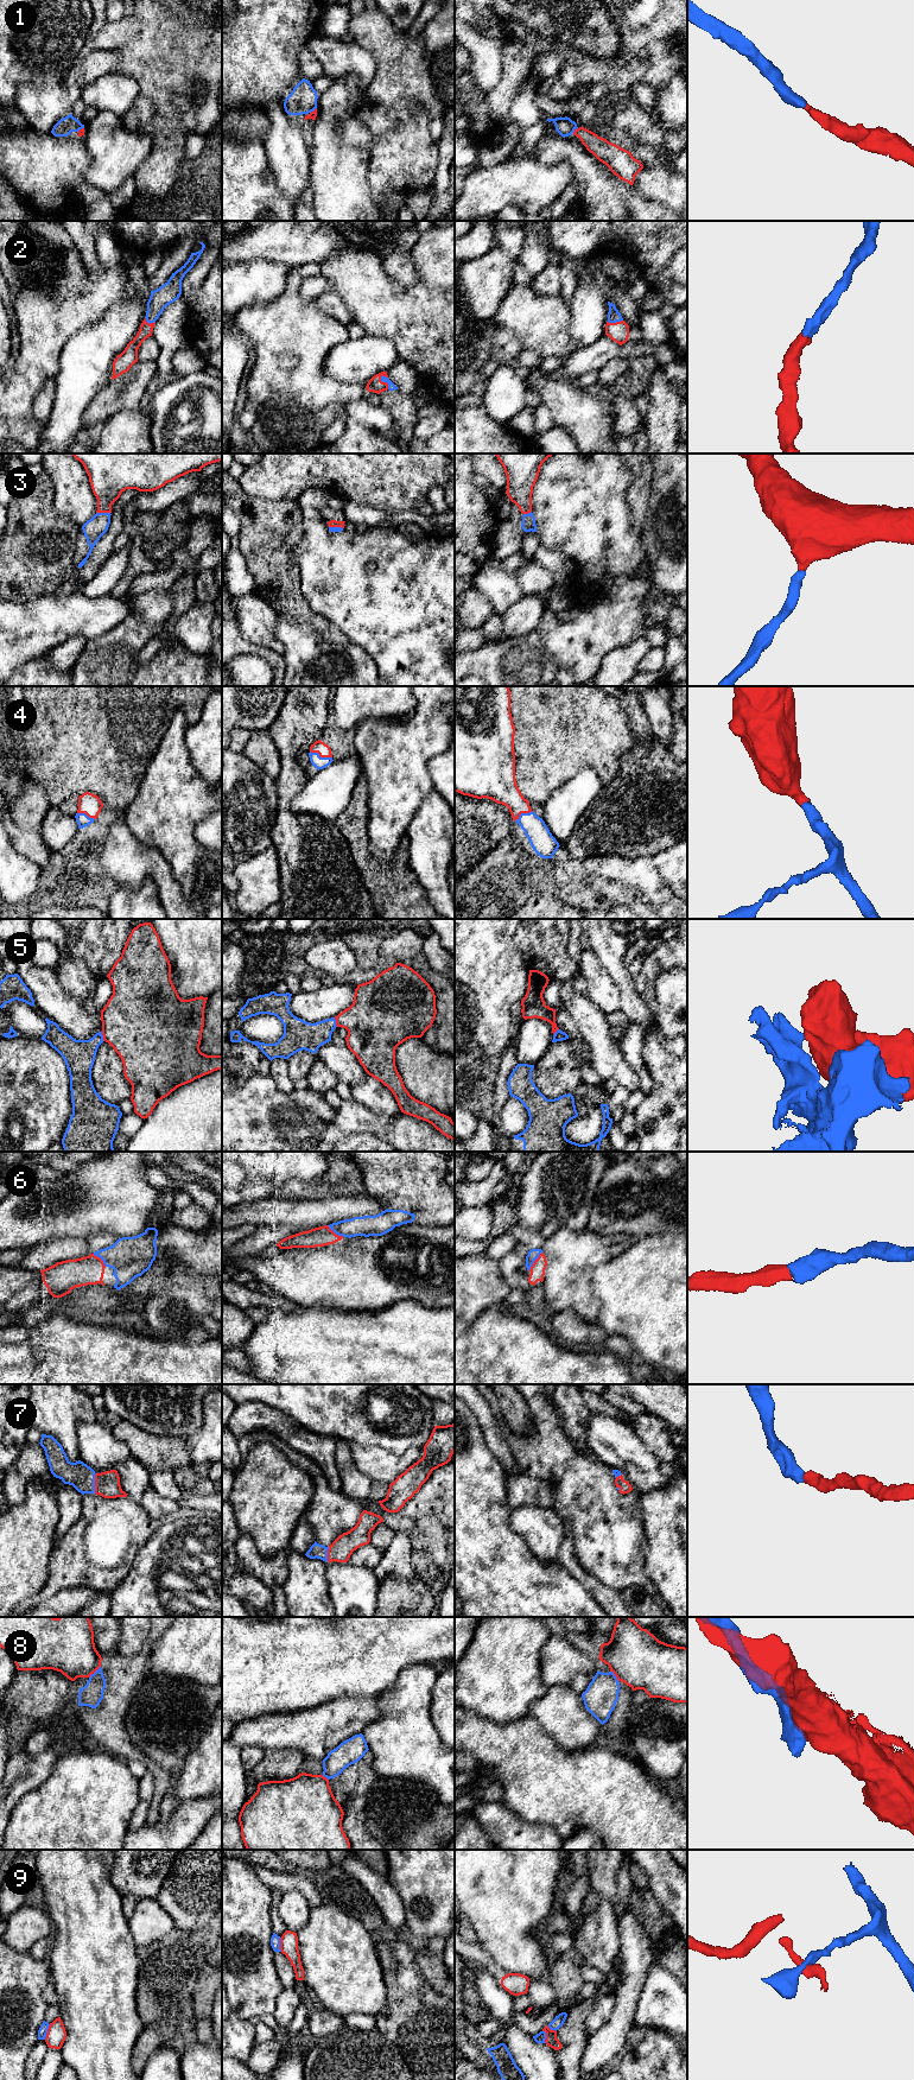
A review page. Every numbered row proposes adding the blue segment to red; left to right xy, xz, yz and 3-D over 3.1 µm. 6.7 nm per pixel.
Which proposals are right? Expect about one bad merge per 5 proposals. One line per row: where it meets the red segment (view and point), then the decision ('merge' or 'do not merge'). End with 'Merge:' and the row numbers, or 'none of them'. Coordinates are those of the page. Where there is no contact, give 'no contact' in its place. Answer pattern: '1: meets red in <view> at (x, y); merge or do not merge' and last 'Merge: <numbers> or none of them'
1: meets red in yz at (575, 130); merge
2: meets red in xz at (383, 382); merge
3: meets red in xy at (103, 512); merge
4: meets red in xz at (321, 756); merge
5: meets red in xy at (103, 1037); do not merge
6: meets red in yz at (534, 1261); merge
7: meets red in xy at (95, 1483); merge
8: meets red in xy at (94, 1672); do not merge
9: meets red in xy at (48, 2031); do not merge
Merge: 1, 2, 3, 4, 6, 7

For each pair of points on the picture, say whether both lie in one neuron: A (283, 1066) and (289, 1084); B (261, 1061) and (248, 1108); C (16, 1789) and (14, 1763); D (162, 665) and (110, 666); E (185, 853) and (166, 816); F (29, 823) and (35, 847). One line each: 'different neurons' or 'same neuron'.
A: same neuron
B: different neurons
C: different neurons
D: different neurons
E: same neuron
F: different neurons

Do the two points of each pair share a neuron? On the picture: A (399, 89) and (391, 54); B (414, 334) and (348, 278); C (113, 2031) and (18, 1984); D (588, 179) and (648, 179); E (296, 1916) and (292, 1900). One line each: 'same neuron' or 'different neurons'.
A: same neuron
B: same neuron
C: different neurons
D: different neurons
E: same neuron

